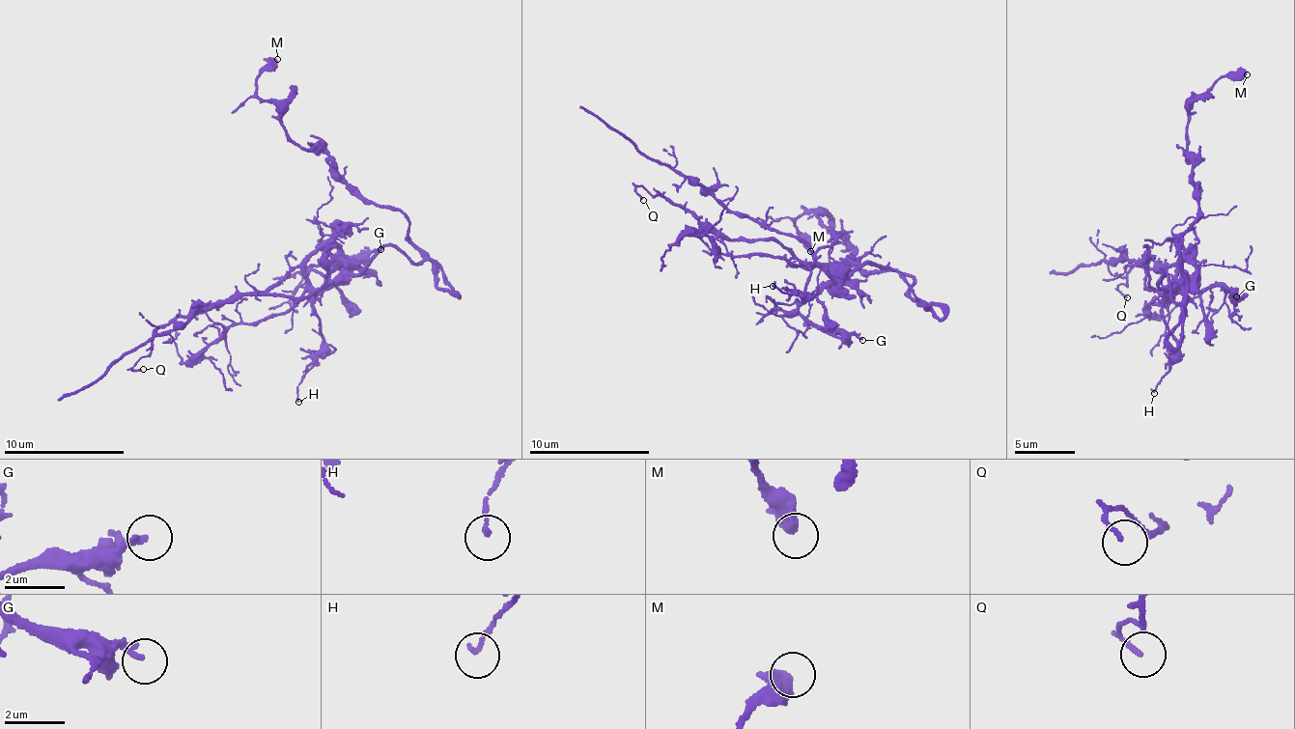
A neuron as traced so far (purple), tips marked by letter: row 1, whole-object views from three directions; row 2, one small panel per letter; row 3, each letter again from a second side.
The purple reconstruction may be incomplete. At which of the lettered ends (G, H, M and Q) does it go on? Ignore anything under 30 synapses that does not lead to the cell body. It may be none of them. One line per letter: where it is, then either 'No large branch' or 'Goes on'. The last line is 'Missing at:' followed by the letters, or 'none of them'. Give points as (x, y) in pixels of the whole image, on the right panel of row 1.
G: Place: (1236, 296). No large branch
H: Place: (1154, 393). No large branch
M: Place: (1247, 74). No large branch
Q: Place: (1127, 297). No large branch
Missing at: none of them

